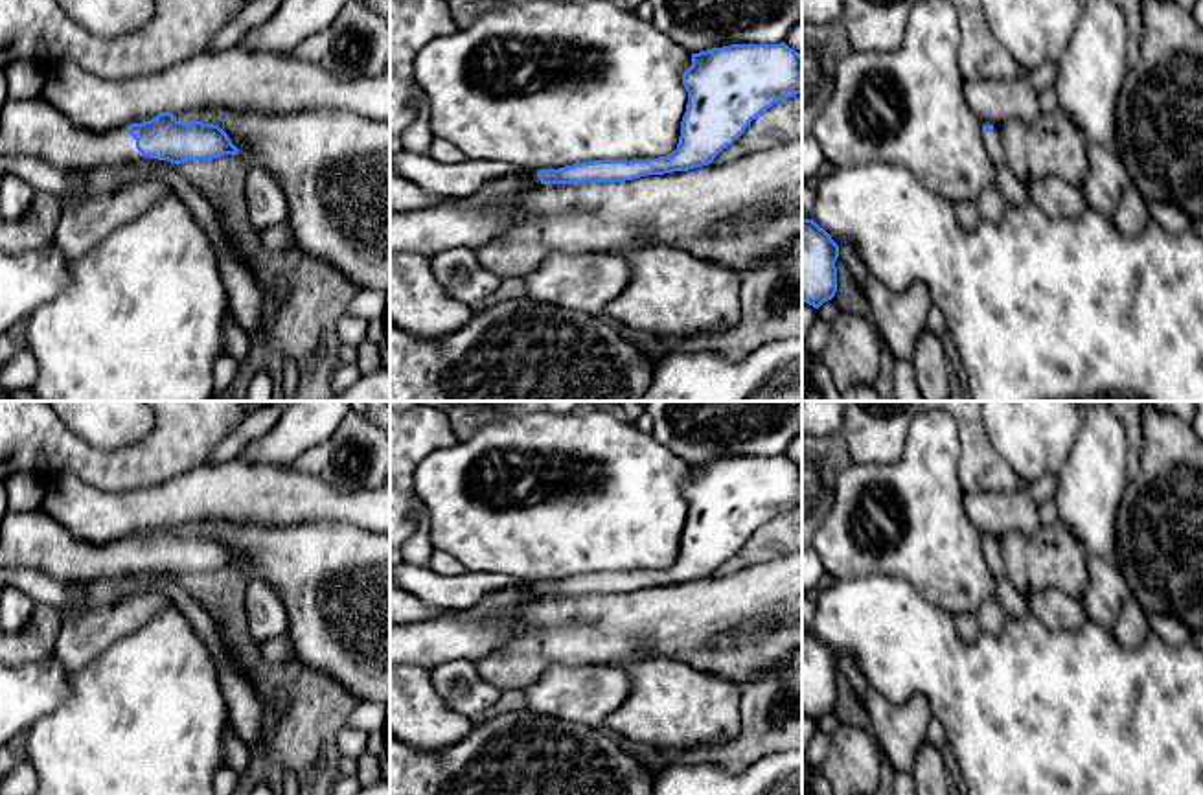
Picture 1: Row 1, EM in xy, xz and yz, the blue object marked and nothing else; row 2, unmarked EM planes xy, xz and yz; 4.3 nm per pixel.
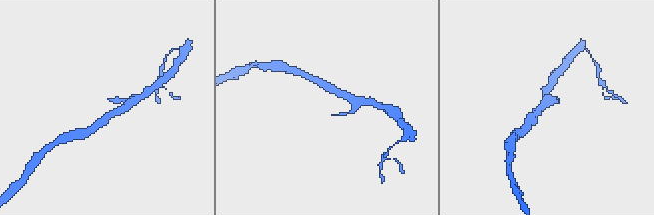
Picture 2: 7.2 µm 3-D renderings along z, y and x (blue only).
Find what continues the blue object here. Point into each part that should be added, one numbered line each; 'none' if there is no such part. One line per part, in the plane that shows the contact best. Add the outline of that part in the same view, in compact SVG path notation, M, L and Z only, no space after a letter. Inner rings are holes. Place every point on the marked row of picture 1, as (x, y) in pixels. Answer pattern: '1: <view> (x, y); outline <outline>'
1: xy (28, 127); outline M6 98L0 107L0 156L39 156L70 171L136 162L143 155L127 127L94 132L72 123L40 98Z

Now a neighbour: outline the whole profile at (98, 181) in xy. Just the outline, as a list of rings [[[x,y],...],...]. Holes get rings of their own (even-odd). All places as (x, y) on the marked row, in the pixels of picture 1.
[[[142,156],[136,162],[121,162],[112,166],[96,166],[92,169],[66,171],[66,184],[74,190],[66,191],[61,204],[74,206],[94,197],[114,193],[129,184],[143,182],[155,175],[167,160]]]

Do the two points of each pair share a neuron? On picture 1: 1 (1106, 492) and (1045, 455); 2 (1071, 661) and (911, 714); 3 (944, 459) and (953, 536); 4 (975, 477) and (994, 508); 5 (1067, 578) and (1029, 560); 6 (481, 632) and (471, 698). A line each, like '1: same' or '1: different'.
1: different
2: different
3: same
4: different
5: same
6: different

